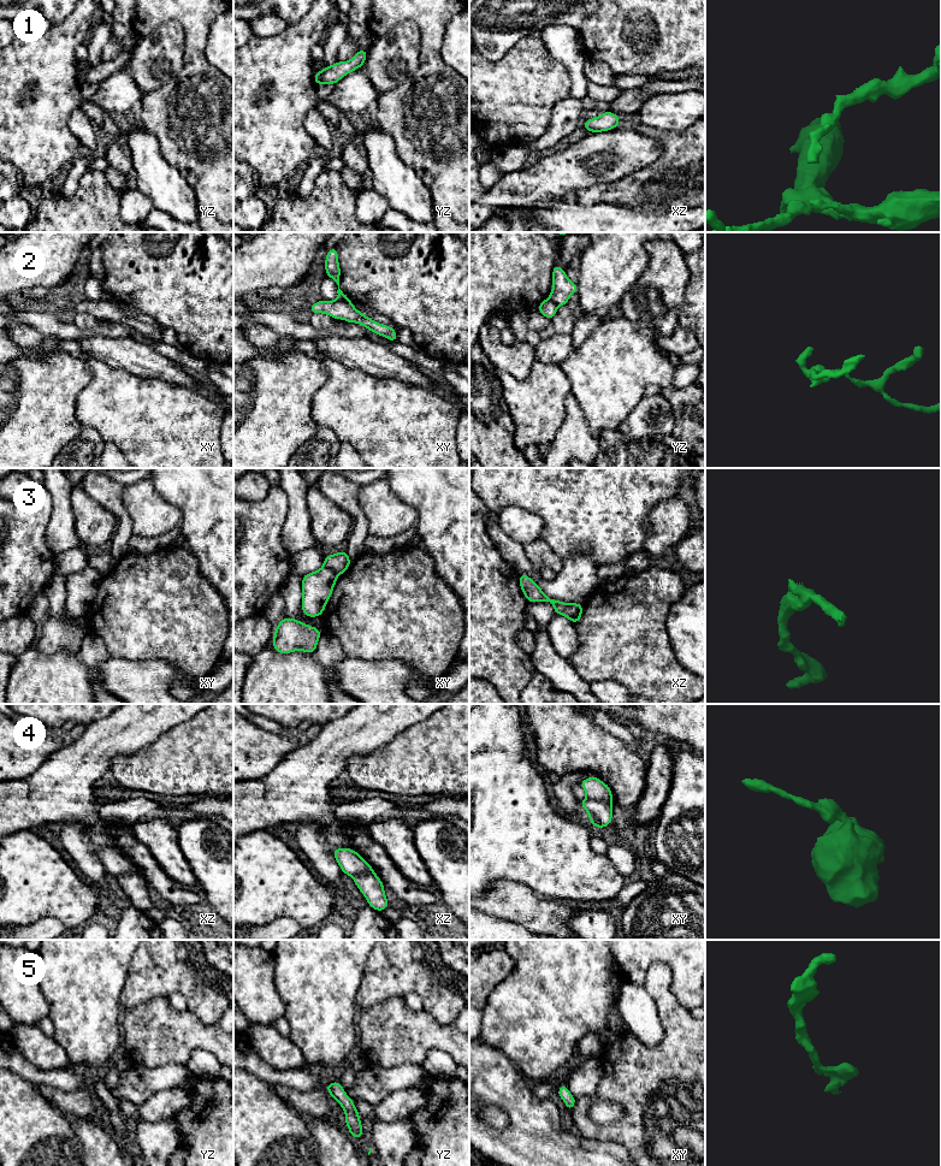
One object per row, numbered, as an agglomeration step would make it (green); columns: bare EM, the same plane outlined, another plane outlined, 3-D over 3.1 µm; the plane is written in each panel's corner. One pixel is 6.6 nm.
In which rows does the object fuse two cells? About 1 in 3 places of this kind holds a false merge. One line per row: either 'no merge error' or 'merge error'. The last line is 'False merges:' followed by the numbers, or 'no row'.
1: no merge error
2: merge error
3: merge error
4: merge error
5: no merge error
False merges: 2, 3, 4

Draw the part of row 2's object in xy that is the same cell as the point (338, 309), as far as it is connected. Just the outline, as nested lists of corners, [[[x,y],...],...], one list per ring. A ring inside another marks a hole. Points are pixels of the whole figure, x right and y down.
[[[341,300],[316,301],[309,307],[309,310],[314,314],[327,314],[335,320],[342,319],[348,321],[349,324],[361,324],[371,332],[383,336],[387,341],[398,342],[397,332],[395,331],[393,326],[379,324],[373,319],[363,315],[362,312],[357,310],[354,307],[353,302],[345,302]]]

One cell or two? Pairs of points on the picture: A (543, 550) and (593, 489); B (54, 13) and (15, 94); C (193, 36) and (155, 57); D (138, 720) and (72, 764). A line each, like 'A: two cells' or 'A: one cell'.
A: two cells
B: two cells
C: two cells
D: one cell

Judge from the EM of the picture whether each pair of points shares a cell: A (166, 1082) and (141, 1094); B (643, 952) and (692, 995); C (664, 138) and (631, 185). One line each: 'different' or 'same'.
A: same
B: same
C: same

